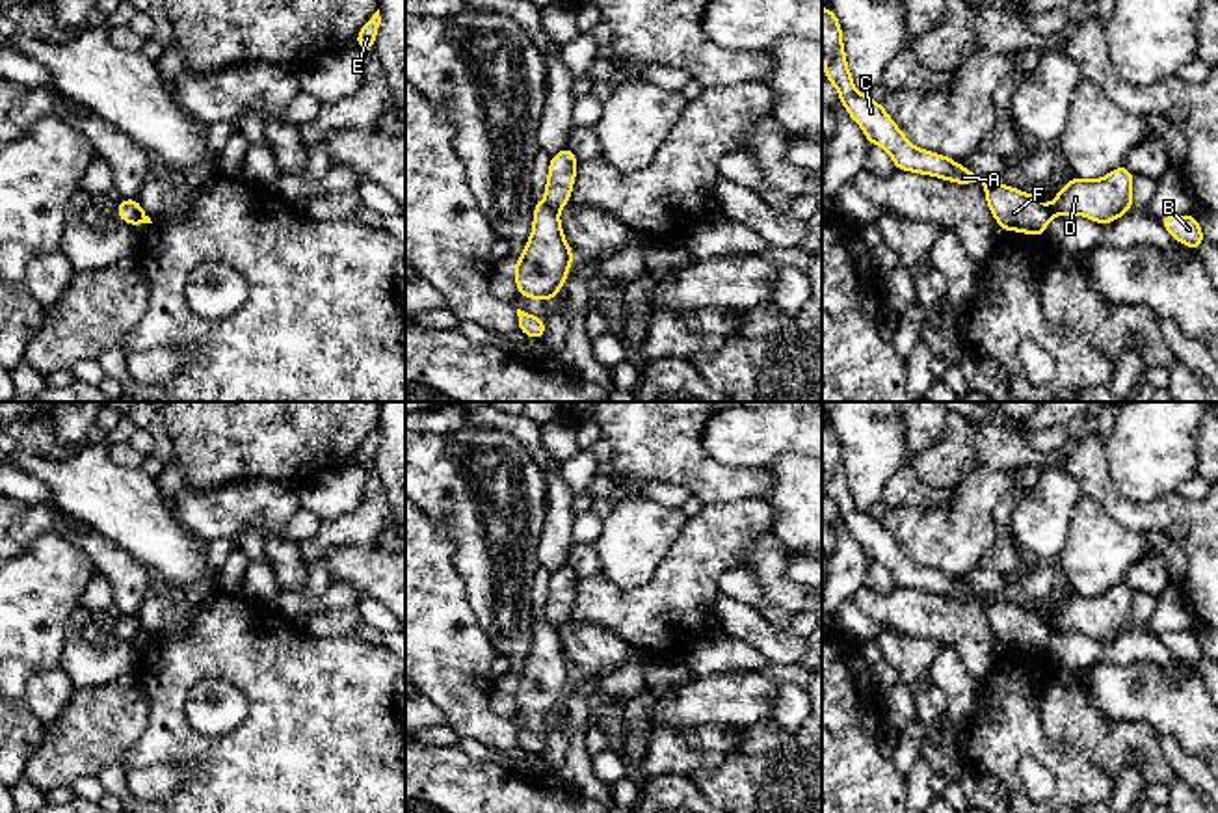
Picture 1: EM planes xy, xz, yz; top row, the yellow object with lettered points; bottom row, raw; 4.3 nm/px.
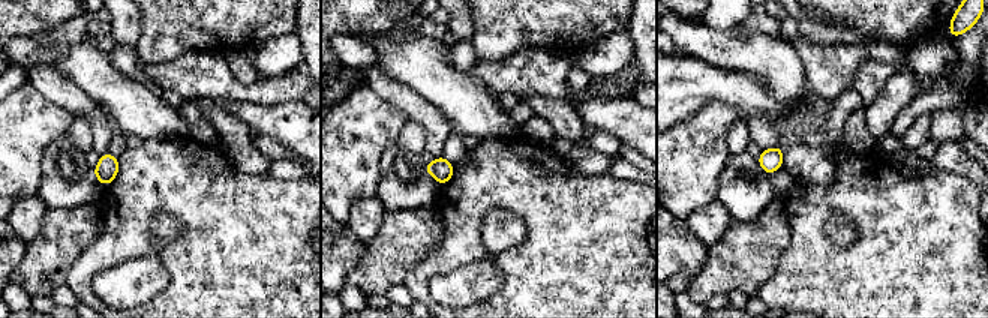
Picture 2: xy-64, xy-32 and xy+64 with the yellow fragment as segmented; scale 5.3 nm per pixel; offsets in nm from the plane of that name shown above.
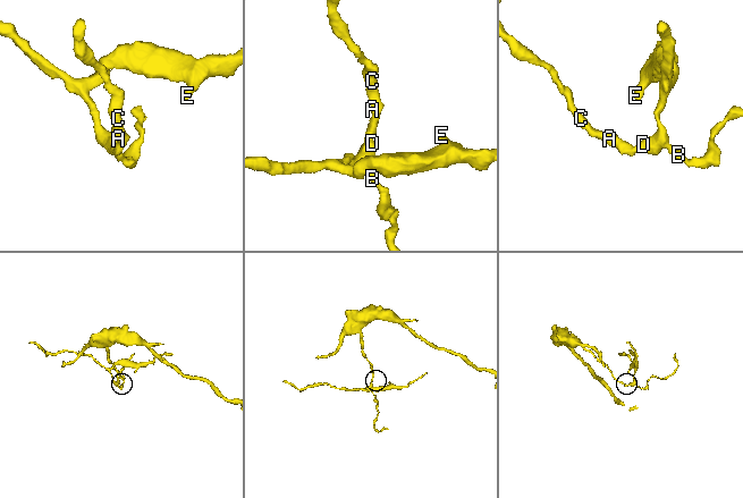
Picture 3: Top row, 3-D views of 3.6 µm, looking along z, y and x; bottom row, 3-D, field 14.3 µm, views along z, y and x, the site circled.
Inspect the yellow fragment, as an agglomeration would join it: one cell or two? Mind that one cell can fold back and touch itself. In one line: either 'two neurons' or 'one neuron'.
two neurons

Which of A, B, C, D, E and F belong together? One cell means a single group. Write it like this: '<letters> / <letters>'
A C F / B D E

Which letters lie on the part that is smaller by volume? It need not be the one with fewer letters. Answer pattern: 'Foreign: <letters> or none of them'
Foreign: B, D, E

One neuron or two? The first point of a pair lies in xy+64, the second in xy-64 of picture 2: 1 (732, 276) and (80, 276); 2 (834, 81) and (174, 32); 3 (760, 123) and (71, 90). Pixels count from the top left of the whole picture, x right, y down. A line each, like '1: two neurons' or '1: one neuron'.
1: two neurons
2: two neurons
3: one neuron

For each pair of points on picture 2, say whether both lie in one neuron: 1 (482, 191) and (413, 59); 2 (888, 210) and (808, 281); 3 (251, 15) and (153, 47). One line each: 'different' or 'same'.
1: different
2: same
3: same

